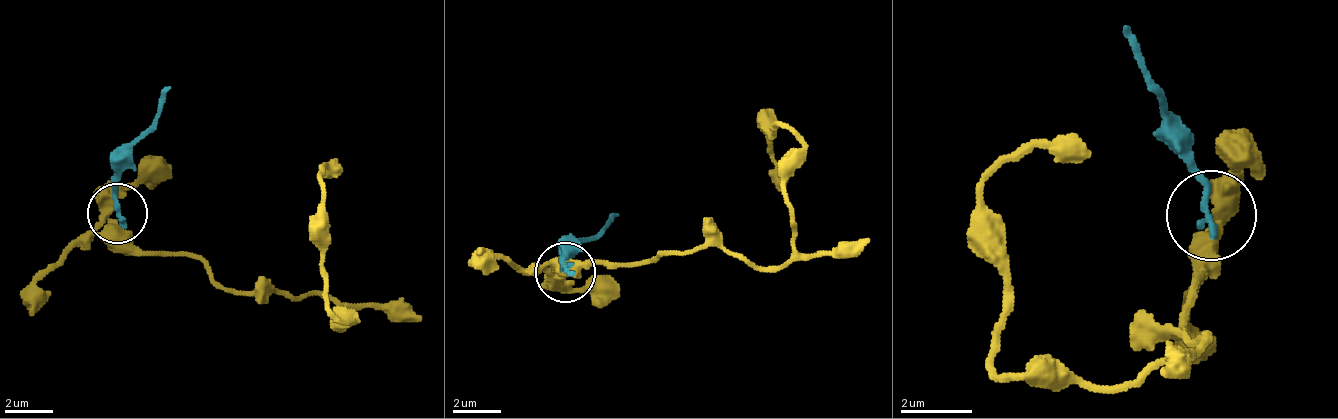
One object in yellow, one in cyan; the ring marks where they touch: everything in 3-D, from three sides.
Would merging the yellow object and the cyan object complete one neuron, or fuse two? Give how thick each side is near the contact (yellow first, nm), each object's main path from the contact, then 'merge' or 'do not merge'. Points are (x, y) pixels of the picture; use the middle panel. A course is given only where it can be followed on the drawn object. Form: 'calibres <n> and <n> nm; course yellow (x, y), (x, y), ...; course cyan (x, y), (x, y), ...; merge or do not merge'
calibres 500 and 240 nm; course yellow (560, 273), (723, 243), (777, 267), (795, 249), (789, 129), (771, 135), (771, 117), (771, 153), (783, 189); course cyan (566, 273), (566, 255), (620, 213); do not merge

